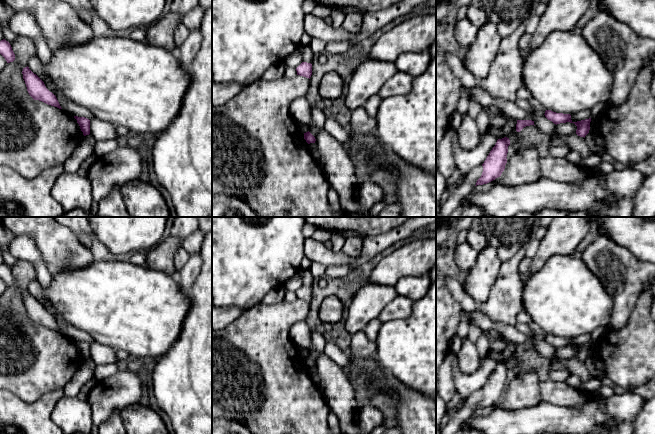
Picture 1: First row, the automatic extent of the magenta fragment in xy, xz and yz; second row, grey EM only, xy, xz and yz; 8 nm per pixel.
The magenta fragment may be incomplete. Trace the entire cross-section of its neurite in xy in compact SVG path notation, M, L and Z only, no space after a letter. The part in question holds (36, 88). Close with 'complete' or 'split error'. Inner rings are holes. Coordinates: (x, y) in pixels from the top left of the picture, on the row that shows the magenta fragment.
M28 66L23 68L22 74L27 91L34 100L62 109L56 96L46 88L44 82Z; complete

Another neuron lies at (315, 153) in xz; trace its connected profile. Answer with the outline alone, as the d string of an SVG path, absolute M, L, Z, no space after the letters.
M310 143L310 144L308 144L308 147L311 151L311 154L312 154L313 158L315 159L316 163L318 164L319 168L322 170L322 172L326 176L324 163L322 161L321 154L317 149L316 143Z

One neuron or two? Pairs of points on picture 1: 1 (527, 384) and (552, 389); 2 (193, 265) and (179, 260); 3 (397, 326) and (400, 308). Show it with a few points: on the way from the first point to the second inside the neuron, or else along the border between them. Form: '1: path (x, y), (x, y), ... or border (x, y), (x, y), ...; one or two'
1: border (539, 381), (539, 393), (543, 400); two
2: border (190, 256), (176, 274); two
3: border (414, 302), (407, 317), (394, 318), (383, 323); two

